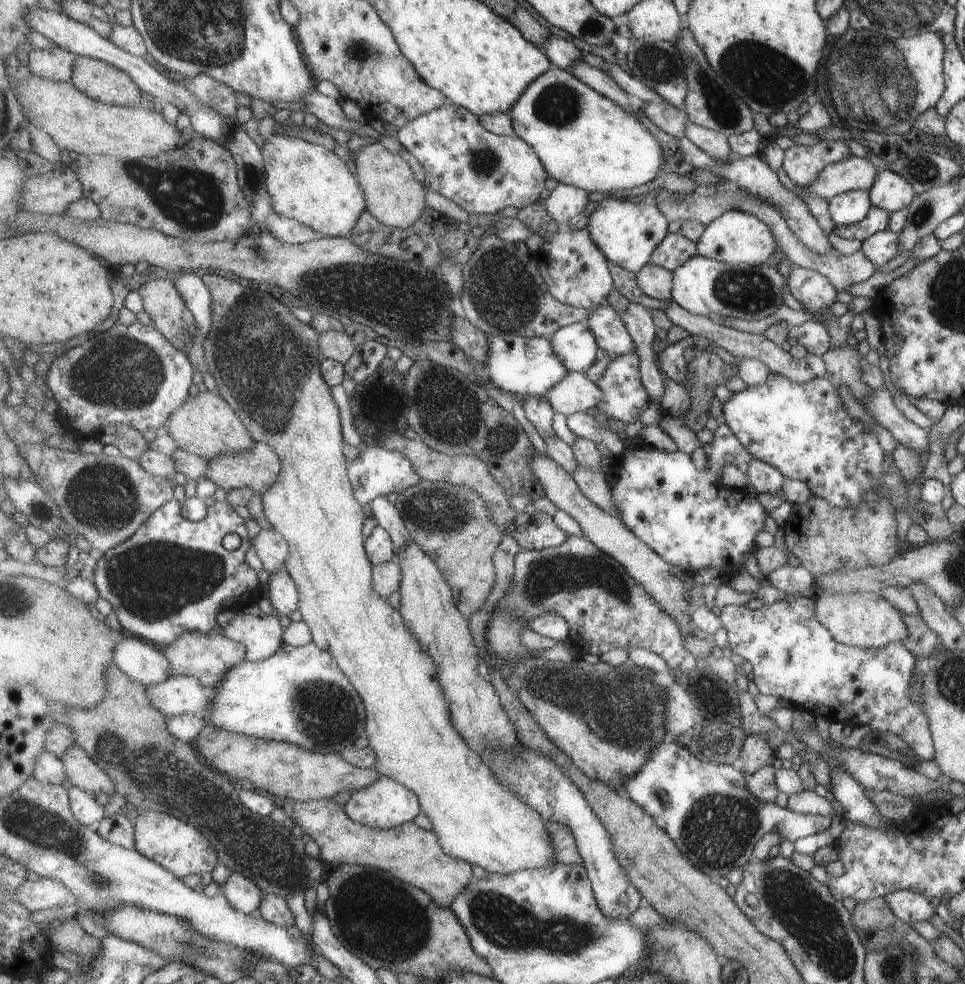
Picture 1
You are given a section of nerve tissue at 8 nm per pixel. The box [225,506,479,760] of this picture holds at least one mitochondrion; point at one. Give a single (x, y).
(328, 716)

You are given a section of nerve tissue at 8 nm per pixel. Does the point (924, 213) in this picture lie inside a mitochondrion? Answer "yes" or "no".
yes

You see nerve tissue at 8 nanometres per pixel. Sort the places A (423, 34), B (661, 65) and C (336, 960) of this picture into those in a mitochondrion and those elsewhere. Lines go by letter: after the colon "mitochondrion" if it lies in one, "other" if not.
A: other
B: mitochondrion
C: other

